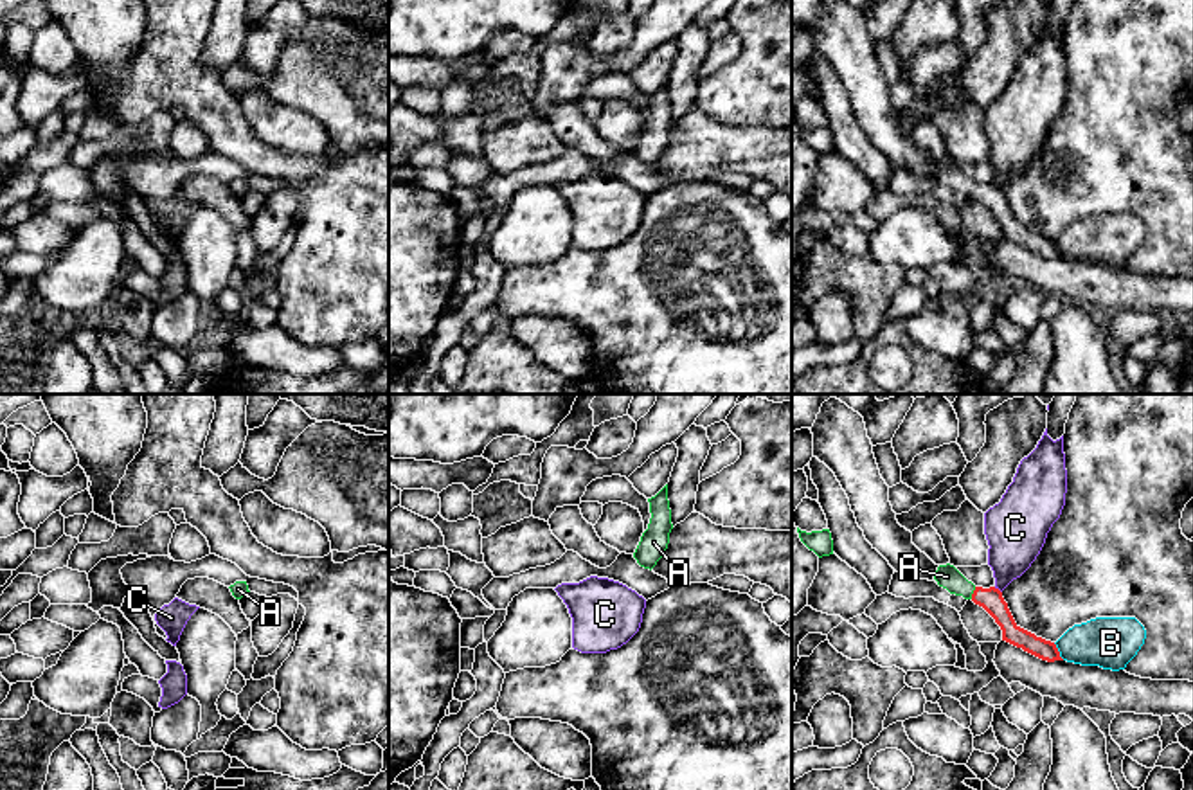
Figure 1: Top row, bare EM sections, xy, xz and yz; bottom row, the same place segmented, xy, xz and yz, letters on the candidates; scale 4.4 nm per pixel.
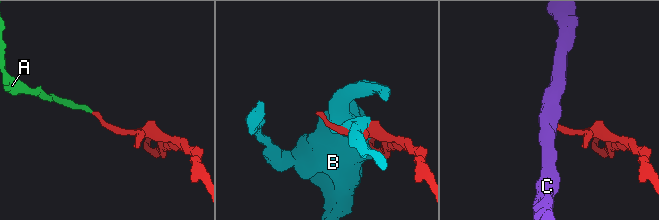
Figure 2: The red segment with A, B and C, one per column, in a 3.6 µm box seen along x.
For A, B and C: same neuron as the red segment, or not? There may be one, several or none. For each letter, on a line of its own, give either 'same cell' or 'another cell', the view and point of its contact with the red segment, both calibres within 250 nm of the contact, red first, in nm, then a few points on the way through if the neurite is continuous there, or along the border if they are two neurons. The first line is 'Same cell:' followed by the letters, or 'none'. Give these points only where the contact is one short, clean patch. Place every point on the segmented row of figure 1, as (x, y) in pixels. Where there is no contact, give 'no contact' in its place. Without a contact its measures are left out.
Same cell: A
A: same cell; contact yz (974, 592); calibres 100 and 110 nm; way yz (990, 600), (974, 592), (947, 576)
B: another cell; contact yz (1058, 652); calibres 90 and 240 nm
C: another cell; contact yz (997, 589); calibres 100 and 260 nm

